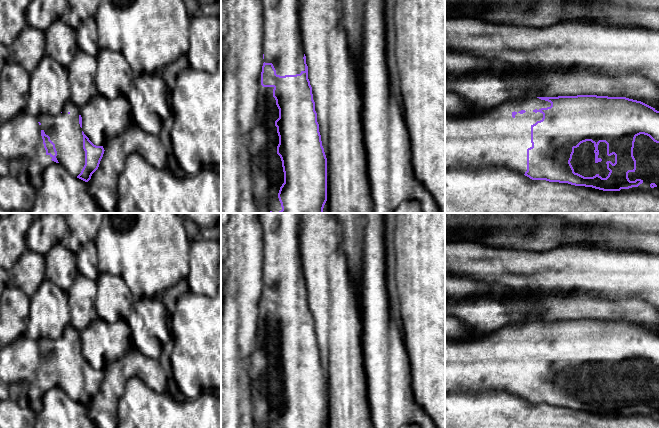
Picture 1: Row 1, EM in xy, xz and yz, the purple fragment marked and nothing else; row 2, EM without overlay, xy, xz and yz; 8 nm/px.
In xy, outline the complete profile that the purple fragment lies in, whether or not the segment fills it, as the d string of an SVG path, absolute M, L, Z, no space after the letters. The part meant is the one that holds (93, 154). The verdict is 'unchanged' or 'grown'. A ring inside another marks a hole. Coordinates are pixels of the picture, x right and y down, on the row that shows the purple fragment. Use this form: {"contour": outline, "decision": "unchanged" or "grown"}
{"contour": "M69 100L59 115L40 115L38 123L46 155L63 165L73 176L88 182L98 169L105 150L103 146L94 145L82 131L80 107Z", "decision": "grown"}

